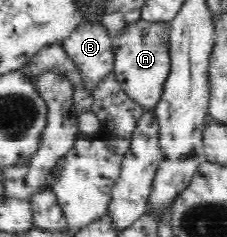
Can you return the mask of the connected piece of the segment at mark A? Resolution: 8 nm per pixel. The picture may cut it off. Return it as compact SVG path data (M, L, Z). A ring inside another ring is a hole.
M143 19L133 22L123 33L113 36L115 51L114 75L119 87L136 103L147 110L155 110L161 100L165 82L171 70L168 22L152 22L147 25Z

